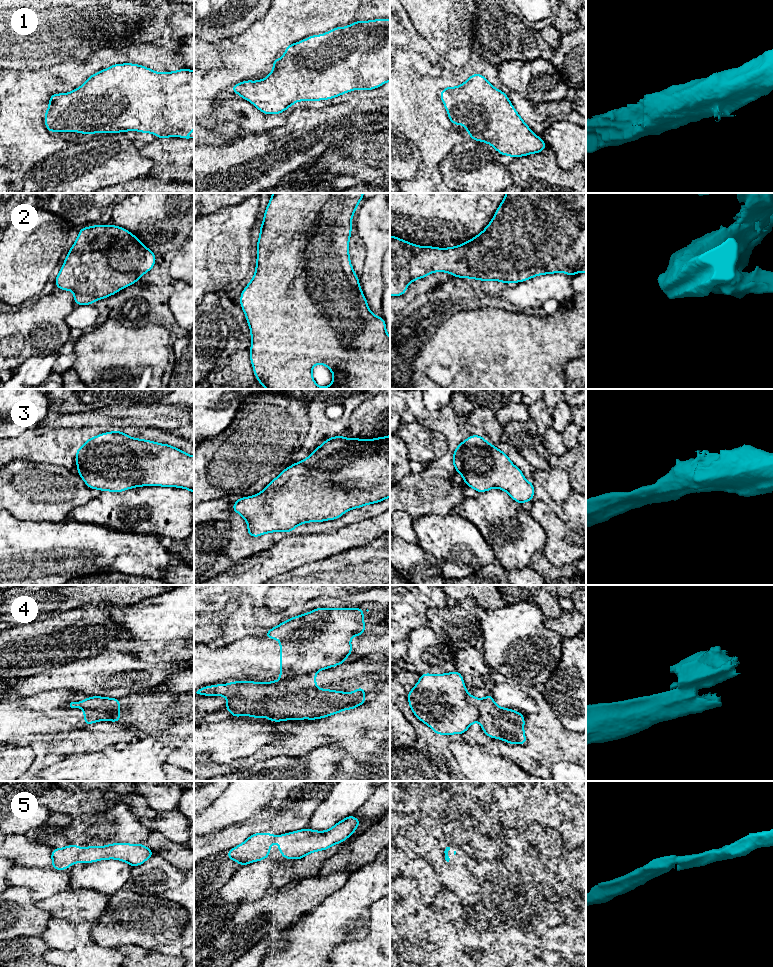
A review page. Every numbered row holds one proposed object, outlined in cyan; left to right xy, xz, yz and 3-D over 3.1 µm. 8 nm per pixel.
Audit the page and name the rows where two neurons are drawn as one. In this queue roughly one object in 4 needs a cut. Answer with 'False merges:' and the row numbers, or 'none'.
False merges: 4

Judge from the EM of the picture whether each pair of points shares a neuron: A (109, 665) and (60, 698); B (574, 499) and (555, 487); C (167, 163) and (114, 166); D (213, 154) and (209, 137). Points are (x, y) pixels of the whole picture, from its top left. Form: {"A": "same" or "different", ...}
{"A": "different", "B": "different", "C": "different", "D": "different"}

